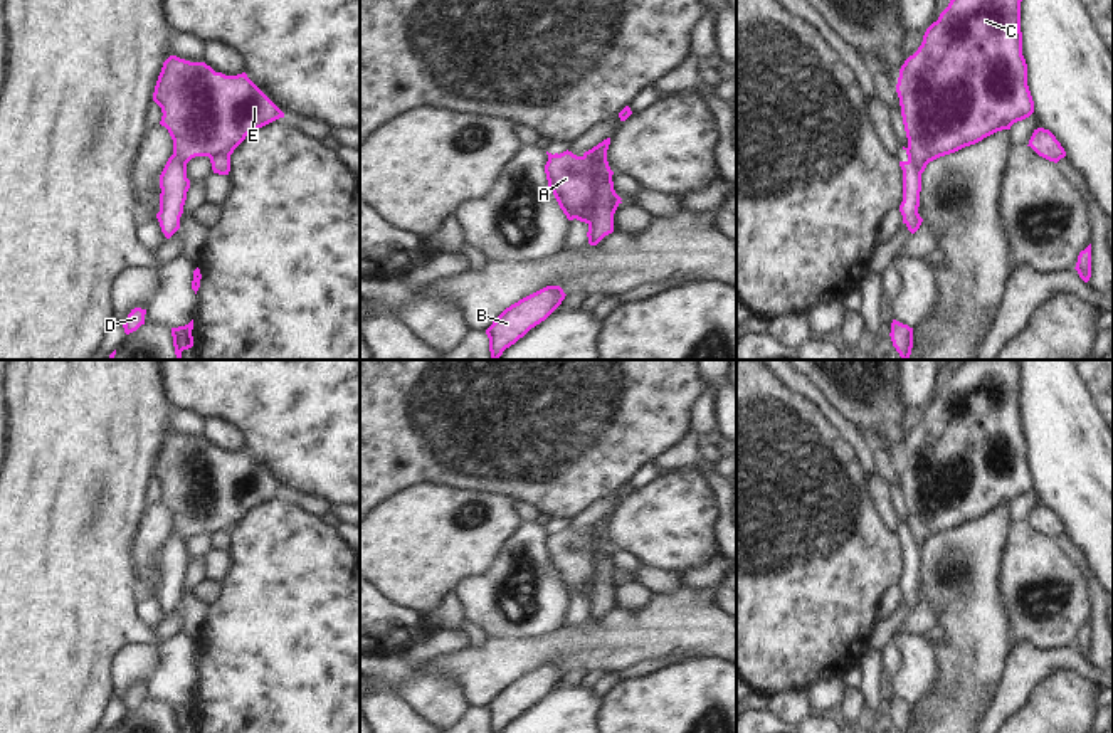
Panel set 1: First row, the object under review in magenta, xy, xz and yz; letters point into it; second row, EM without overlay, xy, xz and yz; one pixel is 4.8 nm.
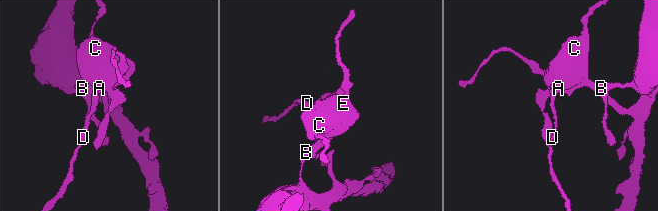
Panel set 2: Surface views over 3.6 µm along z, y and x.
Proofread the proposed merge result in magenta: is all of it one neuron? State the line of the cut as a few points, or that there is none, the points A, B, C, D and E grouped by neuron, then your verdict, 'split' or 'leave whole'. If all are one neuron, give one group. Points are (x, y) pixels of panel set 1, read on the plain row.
yz (907, 525), (920, 550) | A B C E / D | split

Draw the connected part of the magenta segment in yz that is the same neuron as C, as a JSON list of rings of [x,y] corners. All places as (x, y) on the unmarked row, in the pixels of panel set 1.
[[[965,360],[899,446],[908,528],[920,550],[940,533],[1010,506],[1034,489],[1021,409],[1022,370],[1015,360]]]

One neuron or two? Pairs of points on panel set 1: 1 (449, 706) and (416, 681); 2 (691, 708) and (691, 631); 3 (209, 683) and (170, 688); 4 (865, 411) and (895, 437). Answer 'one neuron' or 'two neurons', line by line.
1: one neuron
2: two neurons
3: two neurons
4: one neuron

